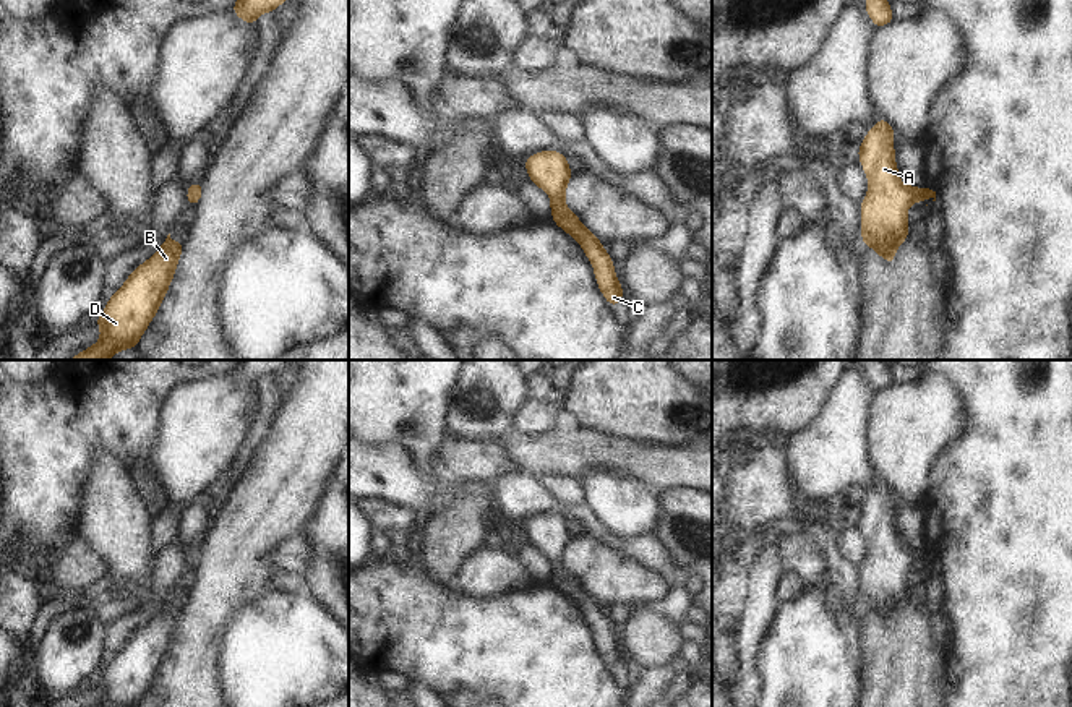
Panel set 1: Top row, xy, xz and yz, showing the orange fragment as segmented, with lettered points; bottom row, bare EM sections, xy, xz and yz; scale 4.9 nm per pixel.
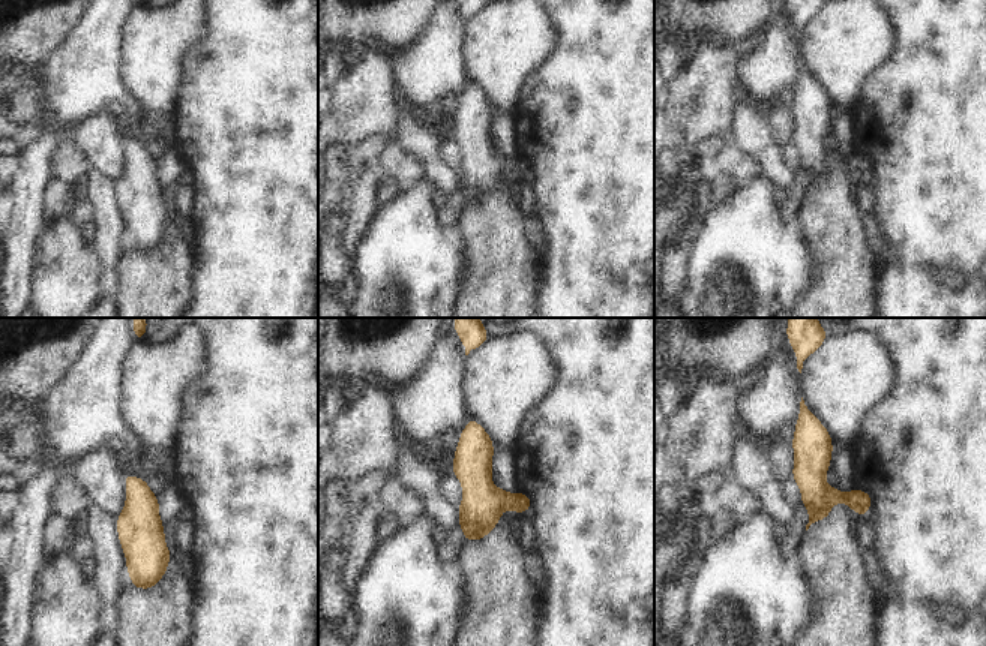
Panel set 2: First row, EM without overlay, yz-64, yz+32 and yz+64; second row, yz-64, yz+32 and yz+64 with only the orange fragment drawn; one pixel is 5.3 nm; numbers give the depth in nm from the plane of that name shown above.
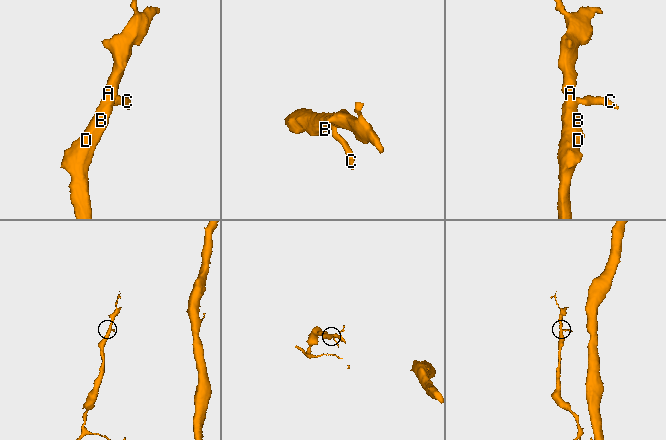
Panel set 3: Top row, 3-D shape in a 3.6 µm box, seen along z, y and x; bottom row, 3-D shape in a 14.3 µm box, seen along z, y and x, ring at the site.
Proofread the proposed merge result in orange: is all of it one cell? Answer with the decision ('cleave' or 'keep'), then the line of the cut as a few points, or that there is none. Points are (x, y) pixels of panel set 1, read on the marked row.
keep; cut none

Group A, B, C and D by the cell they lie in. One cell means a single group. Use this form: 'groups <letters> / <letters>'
groups A B C D

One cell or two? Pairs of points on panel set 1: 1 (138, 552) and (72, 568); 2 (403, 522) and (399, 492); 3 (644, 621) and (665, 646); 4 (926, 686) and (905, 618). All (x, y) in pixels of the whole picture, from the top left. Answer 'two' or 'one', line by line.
1: two
2: two
3: one
4: one

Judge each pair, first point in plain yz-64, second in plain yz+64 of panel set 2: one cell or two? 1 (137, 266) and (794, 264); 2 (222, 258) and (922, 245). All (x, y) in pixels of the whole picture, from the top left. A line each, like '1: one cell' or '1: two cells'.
1: two cells
2: one cell

